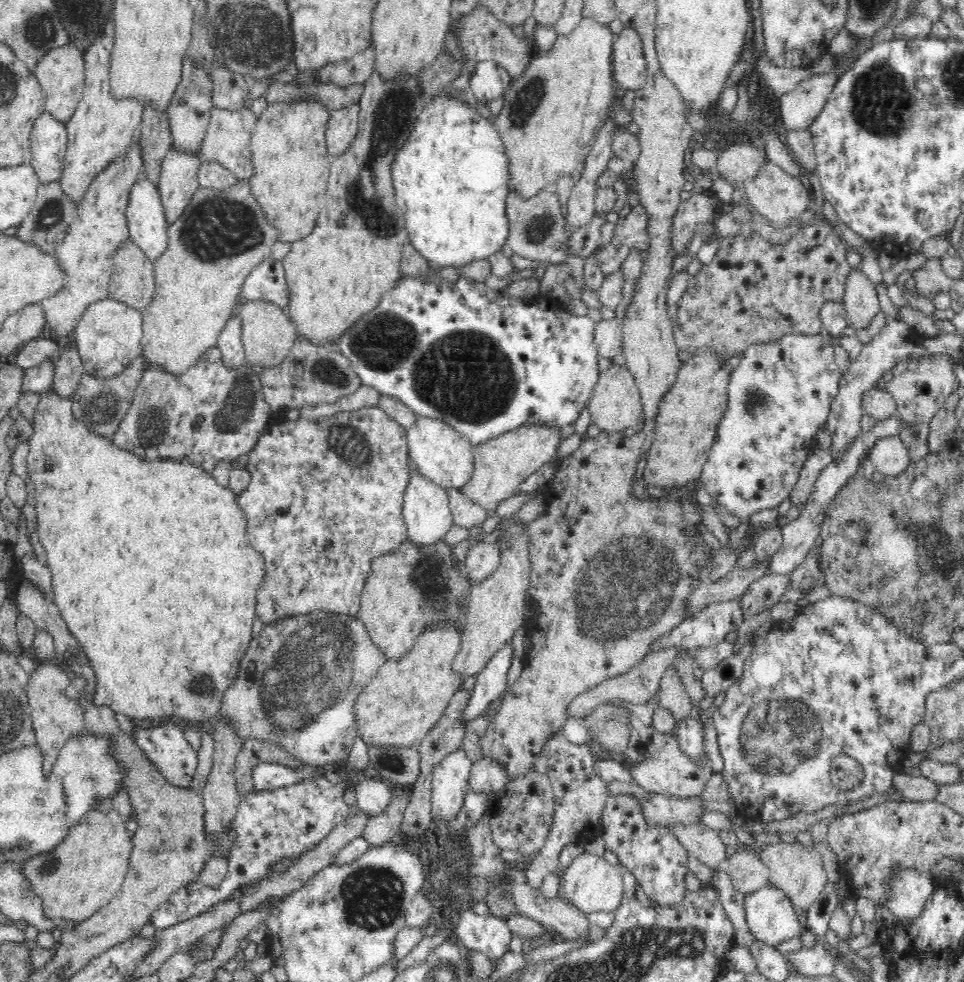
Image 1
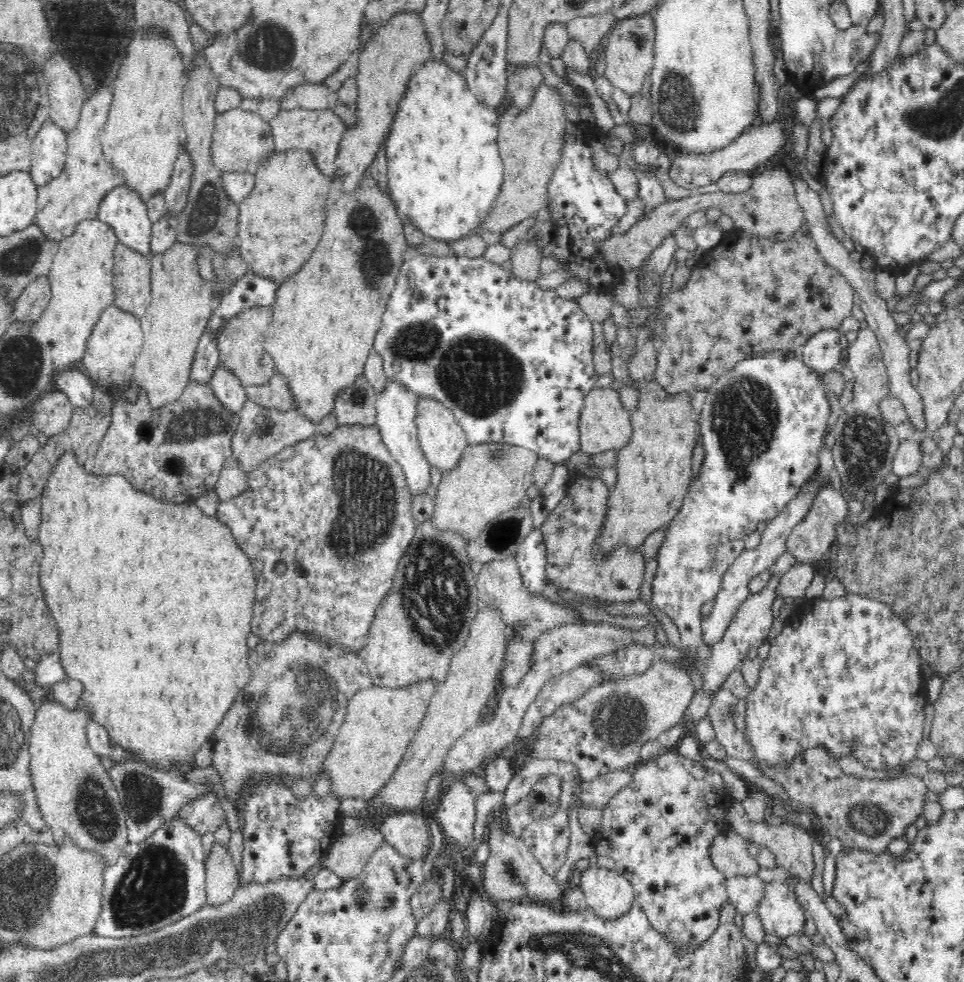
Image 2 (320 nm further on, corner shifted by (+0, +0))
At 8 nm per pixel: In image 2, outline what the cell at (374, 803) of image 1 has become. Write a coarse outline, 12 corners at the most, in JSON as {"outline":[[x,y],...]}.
{"outline":[[390,810],[378,827],[384,840],[408,858],[430,846],[426,820]]}

